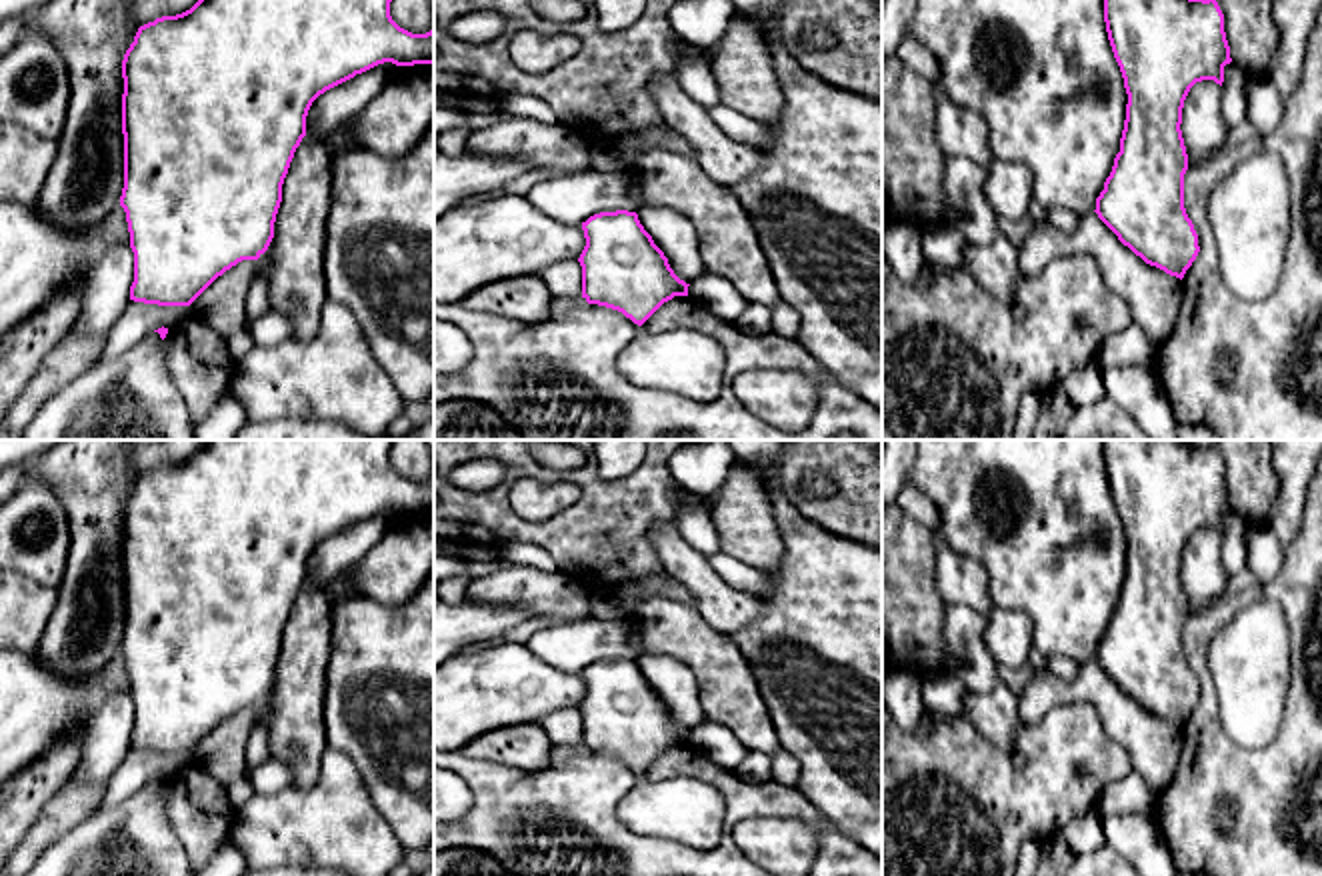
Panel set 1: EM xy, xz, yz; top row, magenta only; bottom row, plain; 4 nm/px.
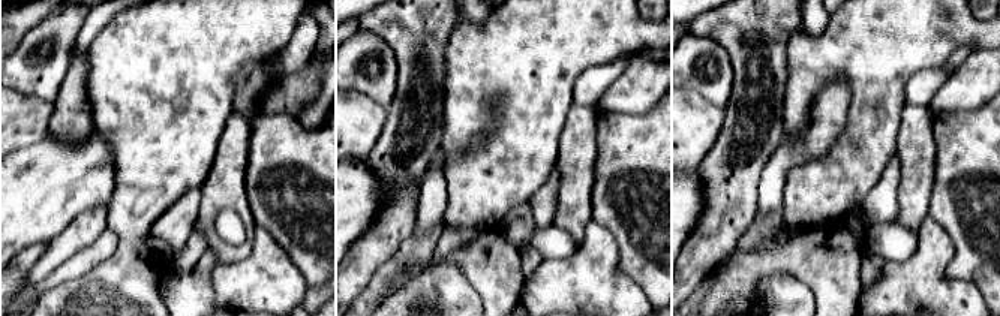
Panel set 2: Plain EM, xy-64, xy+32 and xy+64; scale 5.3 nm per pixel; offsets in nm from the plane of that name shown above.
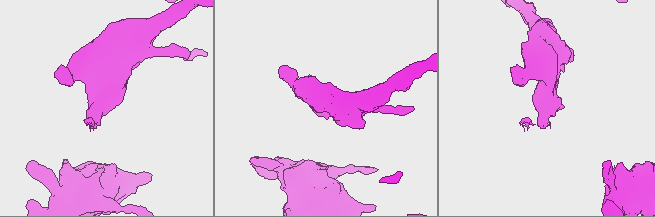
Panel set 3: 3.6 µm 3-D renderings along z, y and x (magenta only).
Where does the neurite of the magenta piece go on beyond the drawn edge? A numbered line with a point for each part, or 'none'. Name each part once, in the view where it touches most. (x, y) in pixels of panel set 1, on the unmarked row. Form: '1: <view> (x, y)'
1: xy (134, 838)

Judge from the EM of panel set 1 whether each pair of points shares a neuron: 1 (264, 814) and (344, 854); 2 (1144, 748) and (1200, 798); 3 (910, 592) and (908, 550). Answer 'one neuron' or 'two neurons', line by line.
1: one neuron
2: two neurons
3: one neuron

